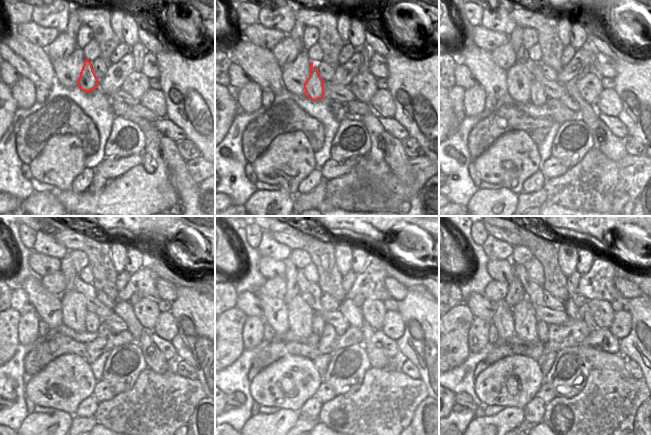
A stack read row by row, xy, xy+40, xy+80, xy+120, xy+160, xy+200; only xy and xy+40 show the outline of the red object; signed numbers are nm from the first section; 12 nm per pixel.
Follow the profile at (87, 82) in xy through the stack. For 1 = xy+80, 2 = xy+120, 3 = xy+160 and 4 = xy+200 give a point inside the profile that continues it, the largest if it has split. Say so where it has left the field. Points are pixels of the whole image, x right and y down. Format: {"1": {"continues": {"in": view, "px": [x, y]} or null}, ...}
{"1": {"continues": {"in": "xy+80", "px": [538, 97]}}, "2": {"continues": {"in": "xy+120", "px": [92, 322]}}, "3": {"continues": {"in": "xy+160", "px": [318, 324]}}, "4": {"continues": {"in": "xy+200", "px": [542, 327]}}}

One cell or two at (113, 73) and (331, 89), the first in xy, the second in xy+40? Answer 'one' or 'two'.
two

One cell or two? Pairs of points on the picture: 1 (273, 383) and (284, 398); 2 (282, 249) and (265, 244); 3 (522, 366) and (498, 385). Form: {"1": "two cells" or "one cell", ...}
{"1": "one cell", "2": "one cell", "3": "one cell"}

